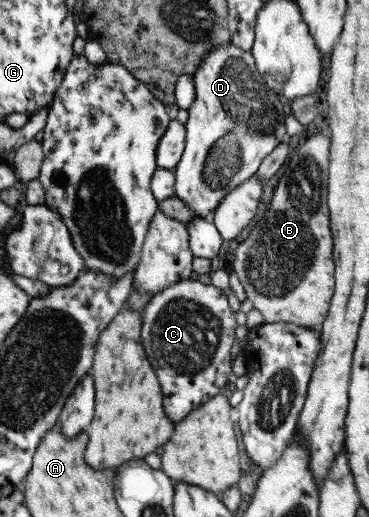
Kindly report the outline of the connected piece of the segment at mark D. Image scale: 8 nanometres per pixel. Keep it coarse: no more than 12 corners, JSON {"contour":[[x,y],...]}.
{"contour":[[235,44],[211,49],[175,196],[204,218],[289,142],[279,96]]}

